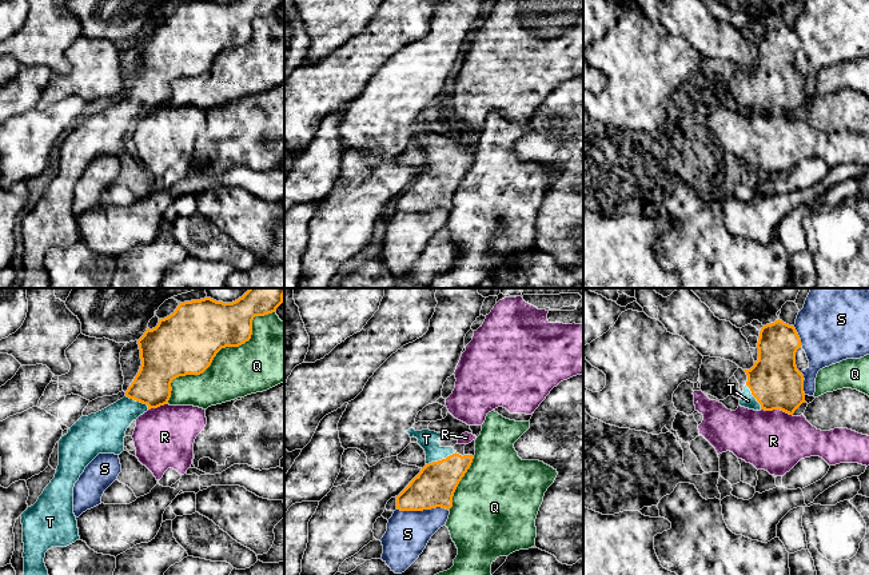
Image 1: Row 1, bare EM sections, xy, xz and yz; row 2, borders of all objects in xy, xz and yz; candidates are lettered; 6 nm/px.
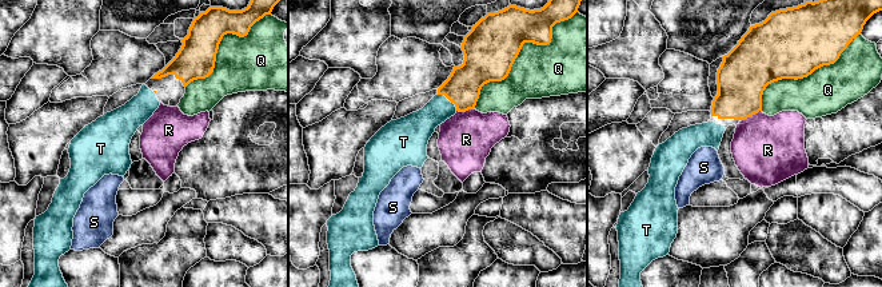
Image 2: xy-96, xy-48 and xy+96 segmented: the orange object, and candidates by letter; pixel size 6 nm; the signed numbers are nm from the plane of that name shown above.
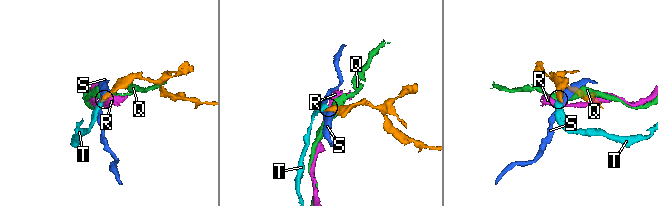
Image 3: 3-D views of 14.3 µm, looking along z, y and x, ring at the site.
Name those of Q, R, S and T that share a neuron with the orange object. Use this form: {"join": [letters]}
{"join": ["T"]}

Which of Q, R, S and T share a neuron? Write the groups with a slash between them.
Q / R / S / T

